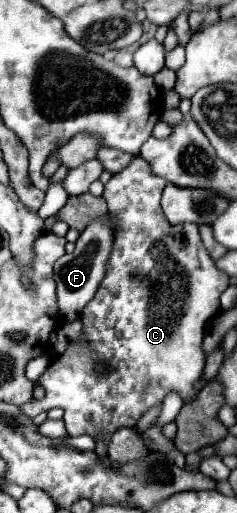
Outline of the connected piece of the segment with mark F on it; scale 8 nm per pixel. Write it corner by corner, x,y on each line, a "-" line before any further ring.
108,216
96,218
78,238
76,242
76,250
72,254
64,254
60,260
56,260
54,264
54,280
56,280
56,302
58,302
58,310
60,316
66,322
72,322
80,316
82,308
94,298
102,278
104,278
104,270
106,270
106,258
112,250
112,238
114,232
112,228
108,228

